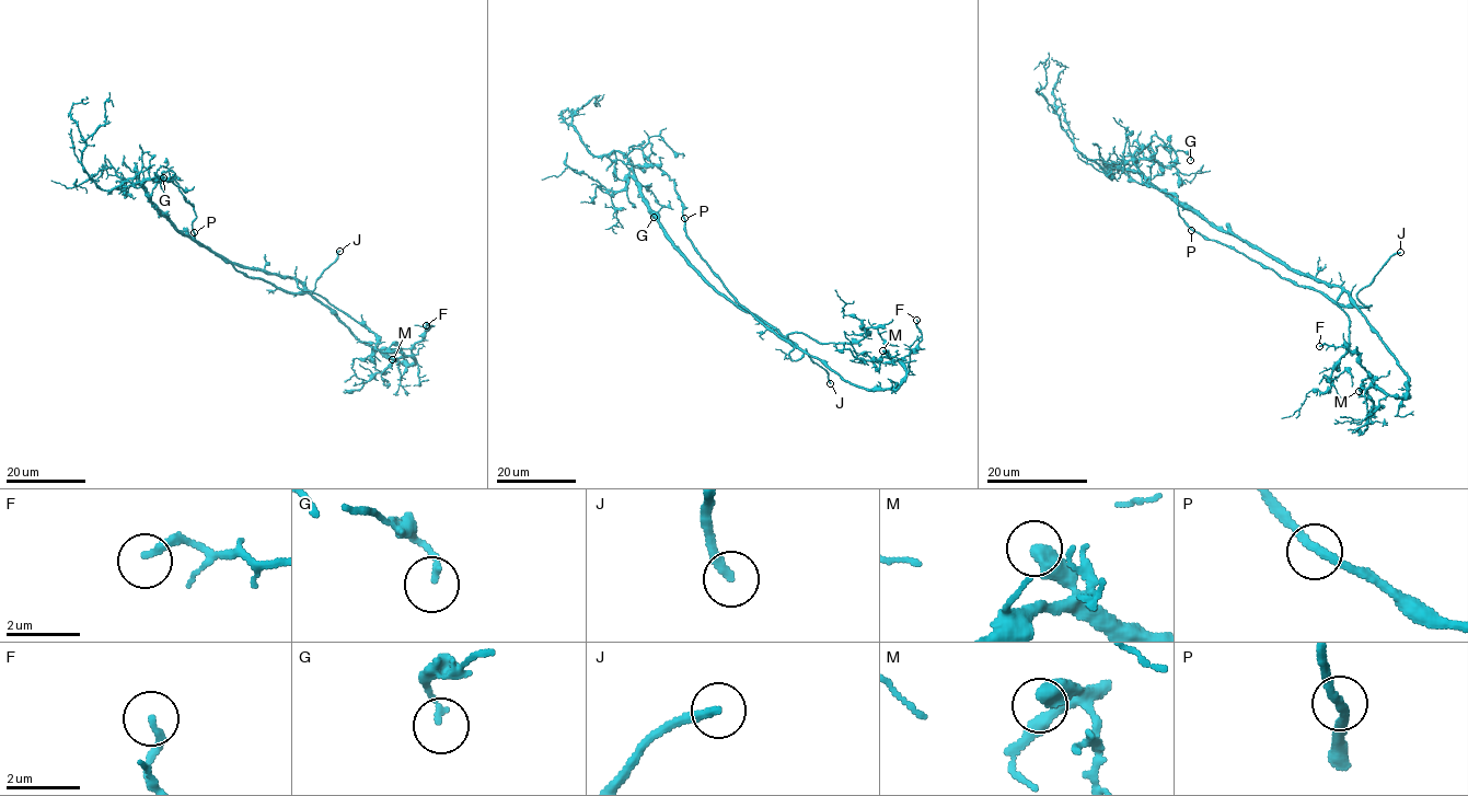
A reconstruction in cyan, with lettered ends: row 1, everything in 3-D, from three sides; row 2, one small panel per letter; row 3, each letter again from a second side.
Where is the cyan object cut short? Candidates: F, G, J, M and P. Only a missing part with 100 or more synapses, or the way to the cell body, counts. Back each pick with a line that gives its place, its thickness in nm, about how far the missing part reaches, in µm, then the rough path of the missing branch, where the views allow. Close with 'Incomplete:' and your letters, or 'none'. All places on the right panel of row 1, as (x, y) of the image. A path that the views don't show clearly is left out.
J: (1400, 252) | 240 nm | 35 µm | (1400, 252), (1444, 241), (1452, 242), (1448, 258), (1453, 258)
Incomplete: J

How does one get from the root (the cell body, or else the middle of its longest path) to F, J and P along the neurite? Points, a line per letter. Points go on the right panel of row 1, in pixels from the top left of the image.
F: (1282, 265), (1344, 291), (1407, 375), (1408, 391), (1401, 396), (1386, 394), (1355, 353), (1342, 346), (1319, 346)
J: (1282, 265), (1337, 285), (1357, 308), (1367, 308), (1371, 306), (1366, 307), (1357, 292), (1391, 256), (1400, 252)
P: (1282, 265), (1218, 231), (1128, 171), (1124, 163), (1131, 160), (1144, 182), (1174, 194), (1178, 214), (1191, 230)

